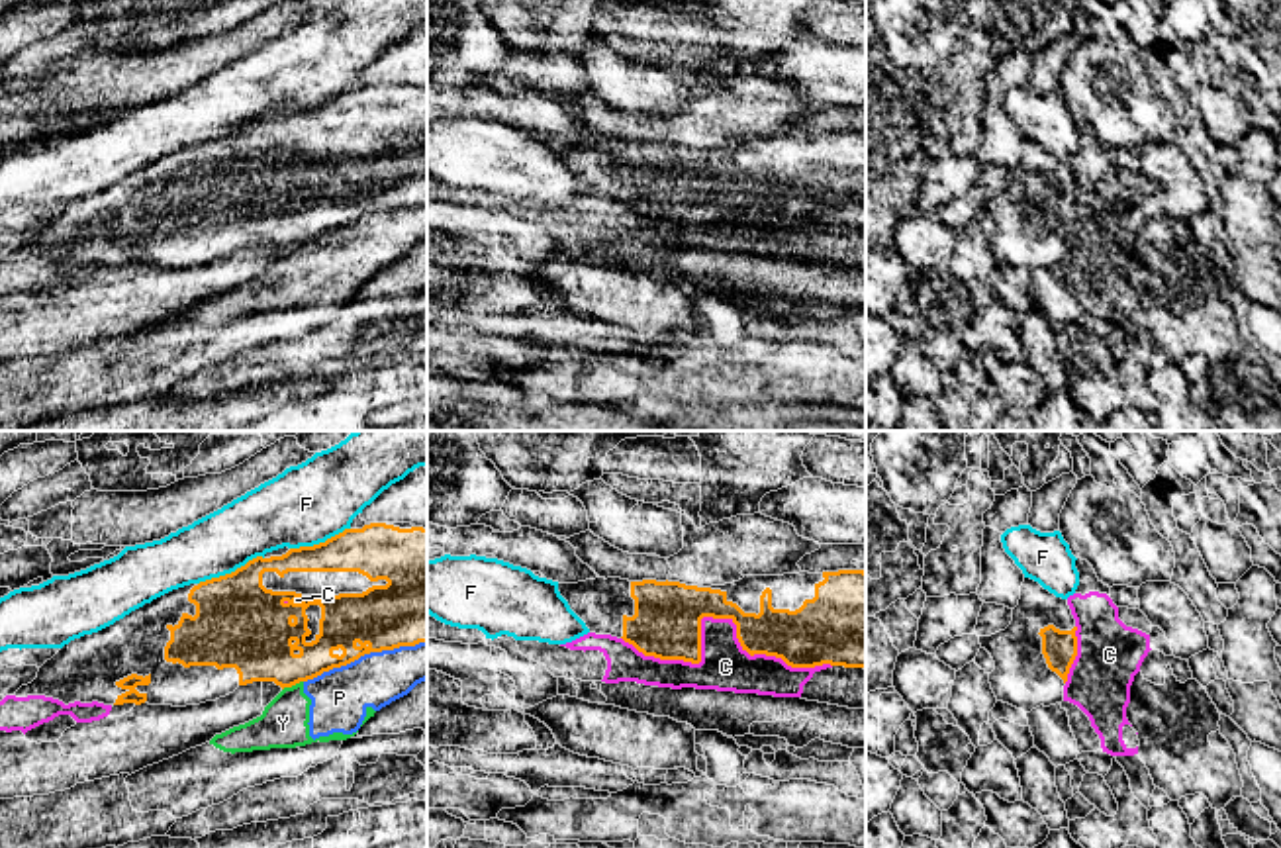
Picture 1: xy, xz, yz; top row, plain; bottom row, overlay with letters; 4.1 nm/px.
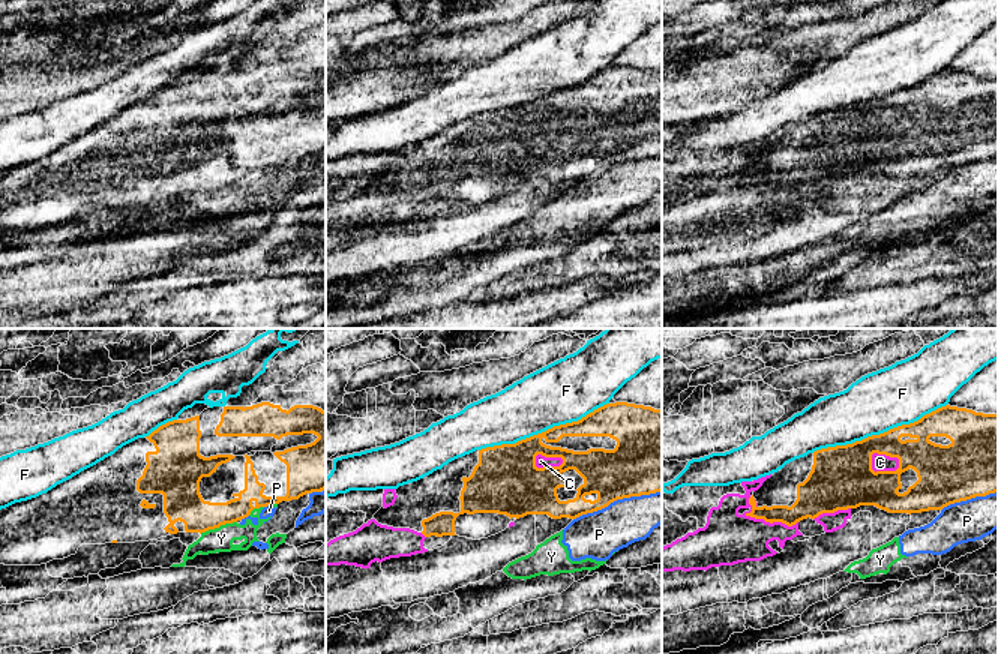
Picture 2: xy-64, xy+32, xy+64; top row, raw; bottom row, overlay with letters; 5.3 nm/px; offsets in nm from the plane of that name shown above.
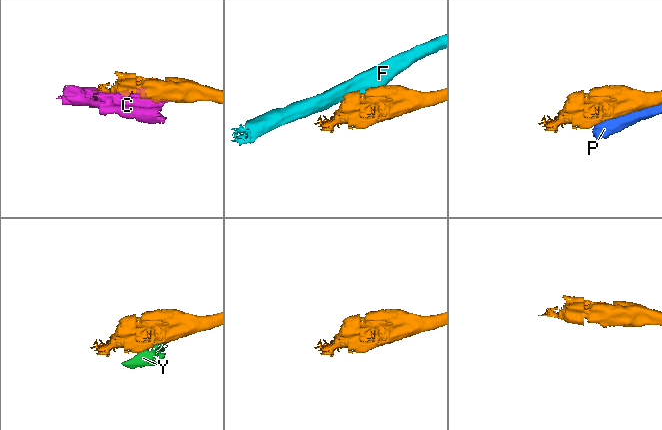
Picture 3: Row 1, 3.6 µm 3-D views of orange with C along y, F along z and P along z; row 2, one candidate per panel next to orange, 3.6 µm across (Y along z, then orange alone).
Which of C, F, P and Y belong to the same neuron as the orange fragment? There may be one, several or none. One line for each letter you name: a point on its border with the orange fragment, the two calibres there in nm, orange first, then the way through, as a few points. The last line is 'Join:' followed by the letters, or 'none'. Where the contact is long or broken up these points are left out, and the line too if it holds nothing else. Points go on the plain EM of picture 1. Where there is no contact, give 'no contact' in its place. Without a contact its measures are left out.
Join: none

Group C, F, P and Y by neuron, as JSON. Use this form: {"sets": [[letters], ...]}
{"sets": [["C"], ["F"], ["P", "Y"]]}

